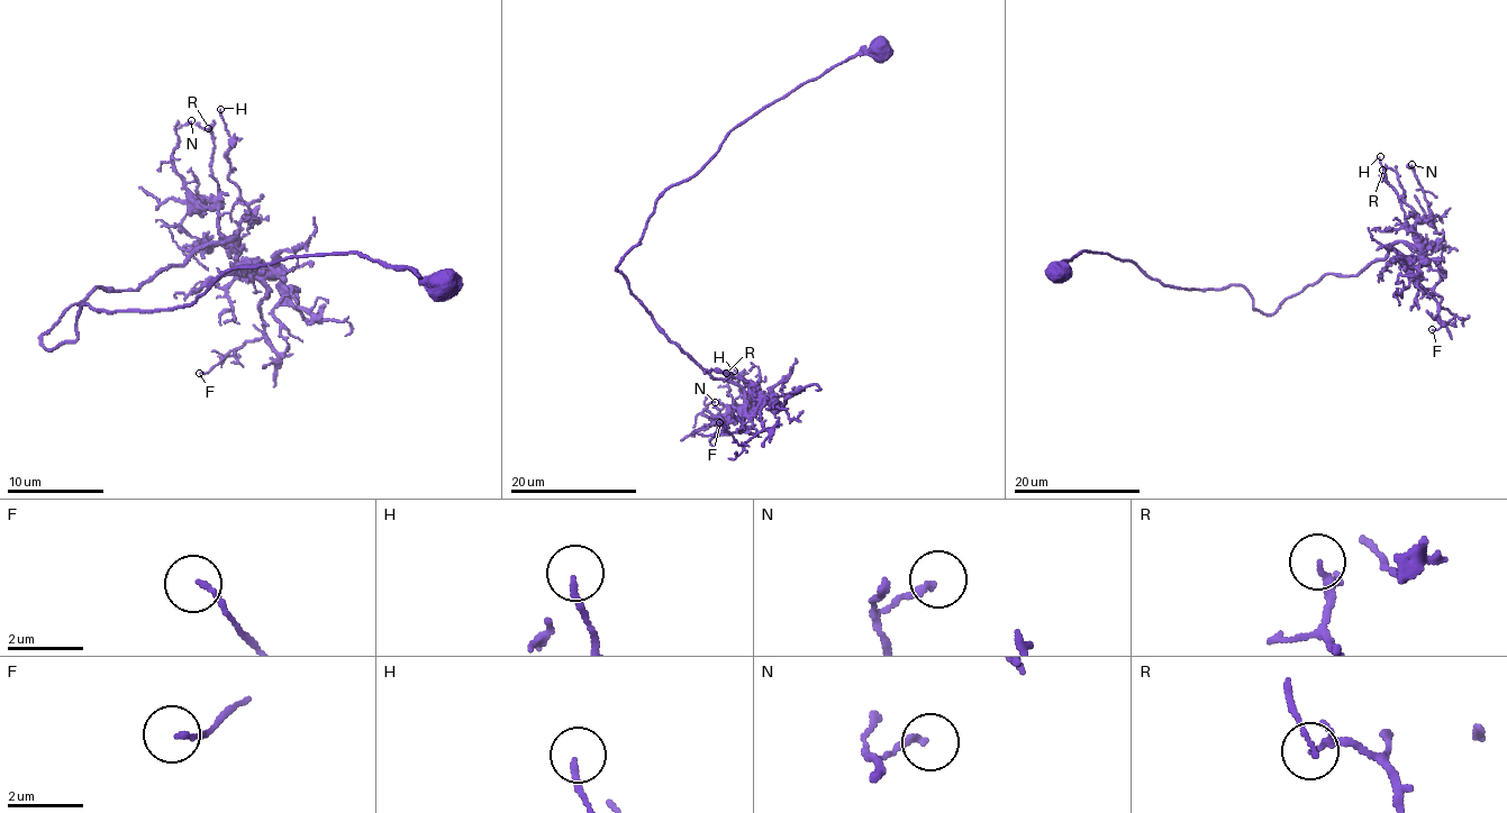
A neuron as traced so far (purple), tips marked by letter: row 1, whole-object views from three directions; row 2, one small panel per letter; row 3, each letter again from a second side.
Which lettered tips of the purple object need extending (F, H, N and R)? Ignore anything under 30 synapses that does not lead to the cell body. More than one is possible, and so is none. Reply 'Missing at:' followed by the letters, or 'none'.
Missing at: none

